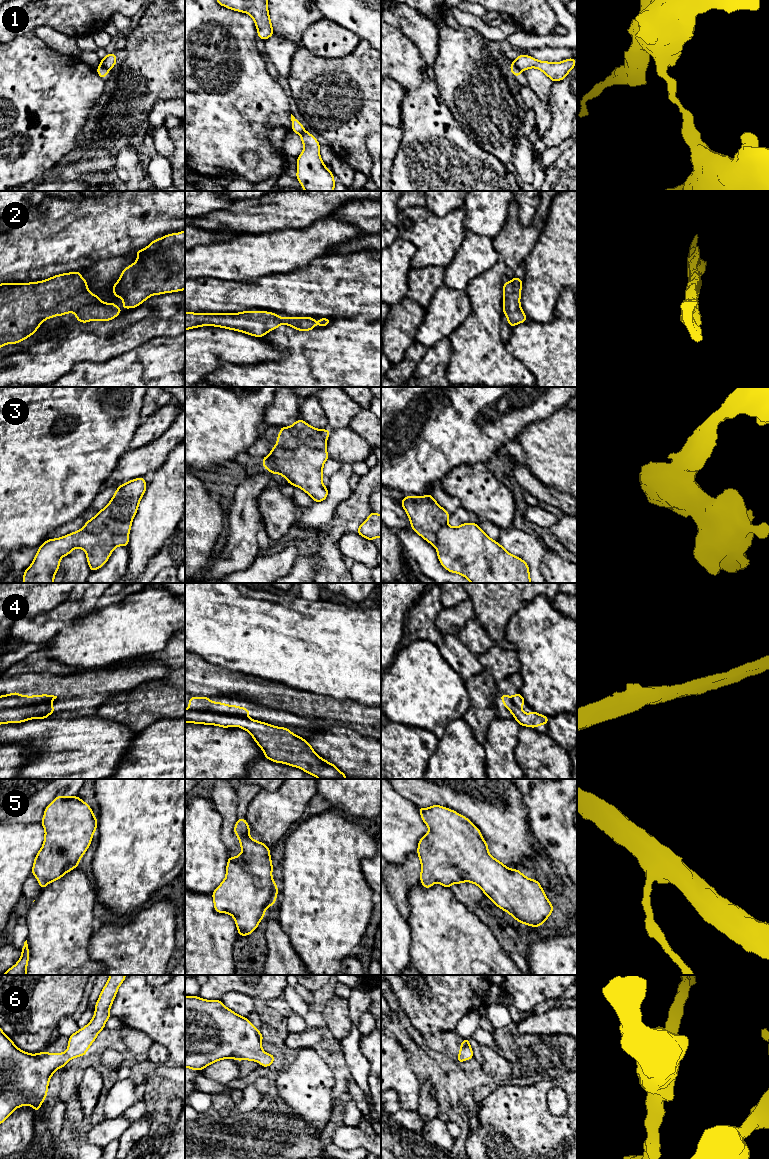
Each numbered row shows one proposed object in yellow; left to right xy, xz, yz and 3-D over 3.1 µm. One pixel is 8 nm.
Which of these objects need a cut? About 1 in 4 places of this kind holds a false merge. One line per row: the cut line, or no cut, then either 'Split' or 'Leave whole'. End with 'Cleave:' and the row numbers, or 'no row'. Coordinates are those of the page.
1: Split along yz (512, 62), (521, 70). Split
2: No split. Leave whole
3: Split along xz (276, 444), (282, 447), (308, 446), (325, 450). Split
4: No split. Leave whole
5: No split. Leave whole
6: No split. Leave whole
Cleave: 1, 3

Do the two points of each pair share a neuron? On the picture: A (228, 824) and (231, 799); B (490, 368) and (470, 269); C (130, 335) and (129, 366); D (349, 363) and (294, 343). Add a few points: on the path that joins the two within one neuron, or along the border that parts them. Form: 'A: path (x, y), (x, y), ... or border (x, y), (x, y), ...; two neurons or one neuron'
A: path (228, 818), (228, 805); one neuron
B: border (492, 265), (474, 277), (465, 289); two neurons
C: border (152, 338), (133, 349), (109, 358); two neurons
D: path (335, 363), (332, 363), (317, 348), (308, 347); one neuron

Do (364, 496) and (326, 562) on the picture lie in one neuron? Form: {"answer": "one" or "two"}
{"answer": "one"}

